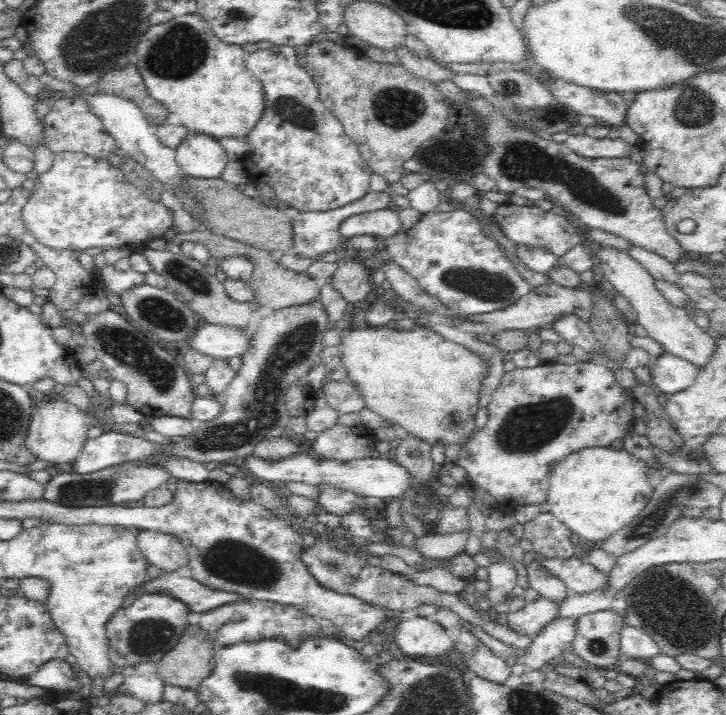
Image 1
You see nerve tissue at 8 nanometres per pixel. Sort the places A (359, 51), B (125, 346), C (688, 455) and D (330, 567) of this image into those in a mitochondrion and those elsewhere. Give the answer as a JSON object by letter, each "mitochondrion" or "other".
{"A":"other","B":"mitochondrion","C":"mitochondrion","D":"mitochondrion"}

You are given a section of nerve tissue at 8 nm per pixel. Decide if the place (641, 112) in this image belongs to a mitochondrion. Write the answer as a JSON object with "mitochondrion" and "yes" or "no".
{"mitochondrion":"no"}

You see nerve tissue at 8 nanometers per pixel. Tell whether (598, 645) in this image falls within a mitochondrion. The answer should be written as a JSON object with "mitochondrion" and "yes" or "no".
{"mitochondrion":"yes"}

